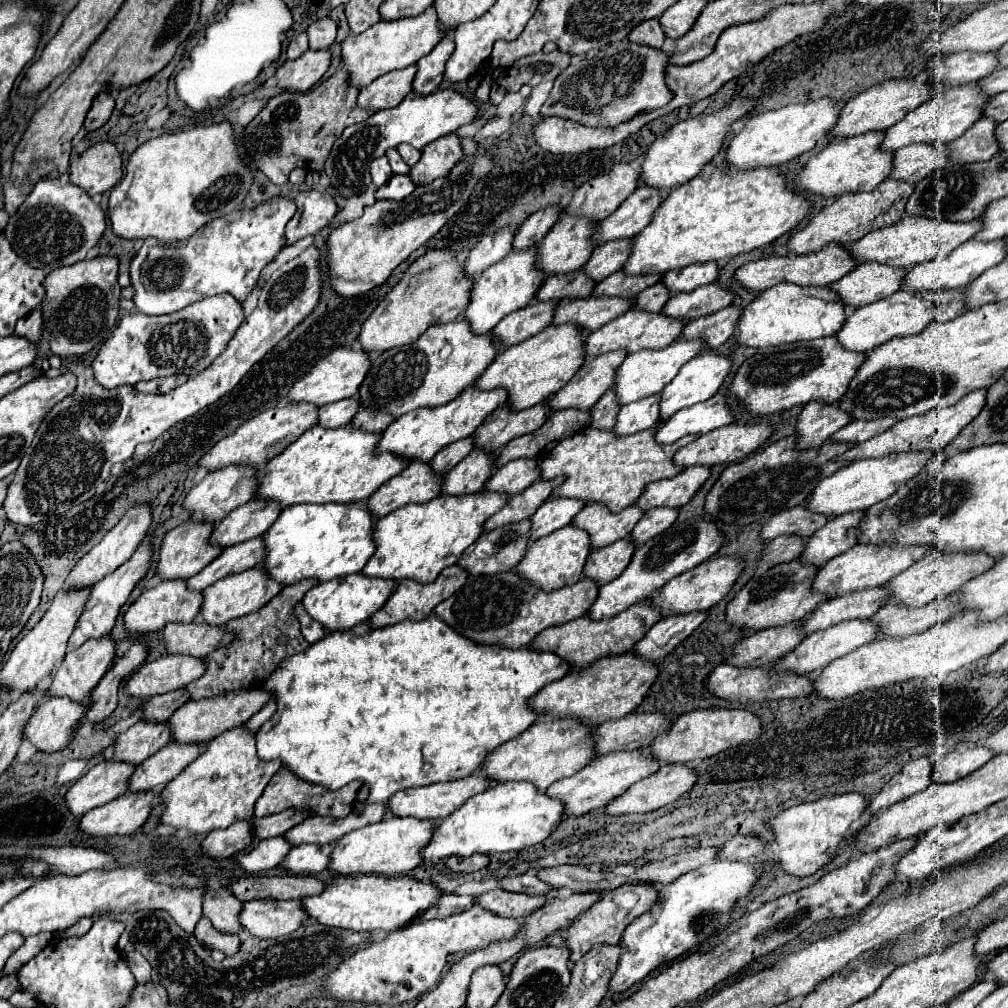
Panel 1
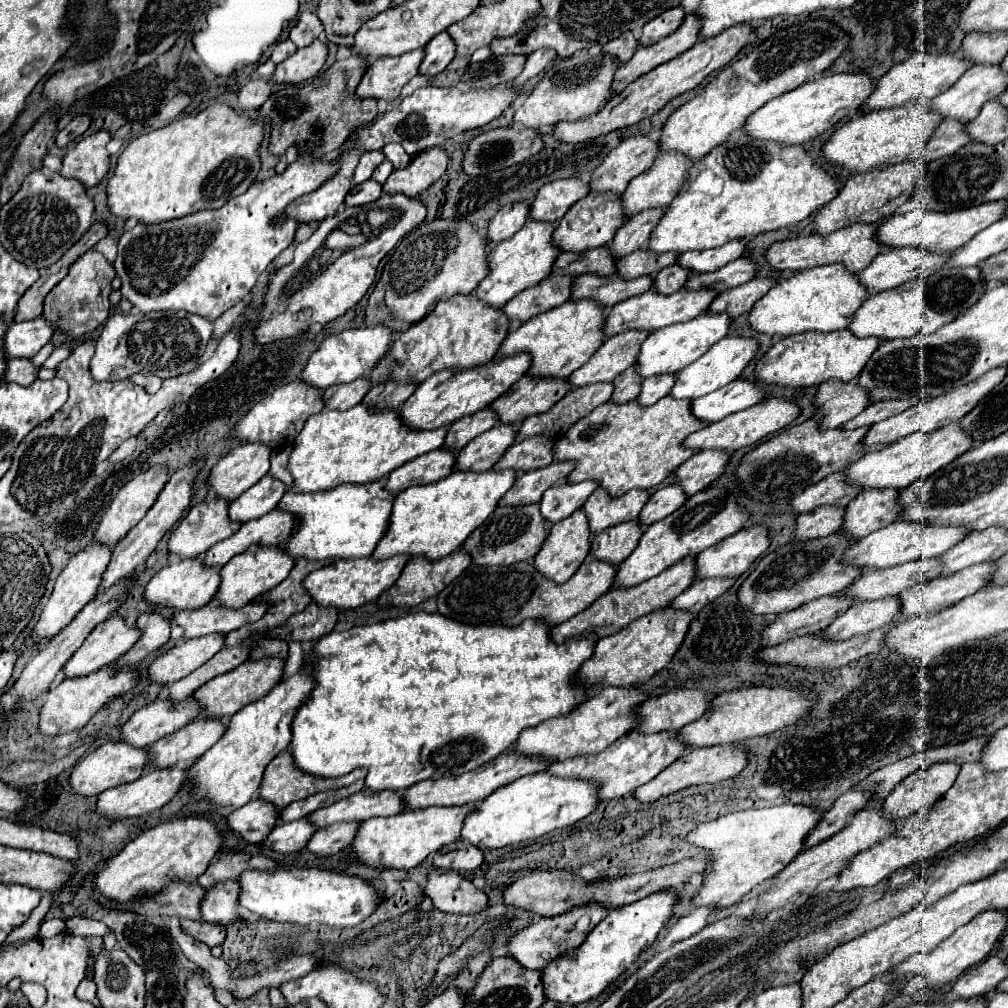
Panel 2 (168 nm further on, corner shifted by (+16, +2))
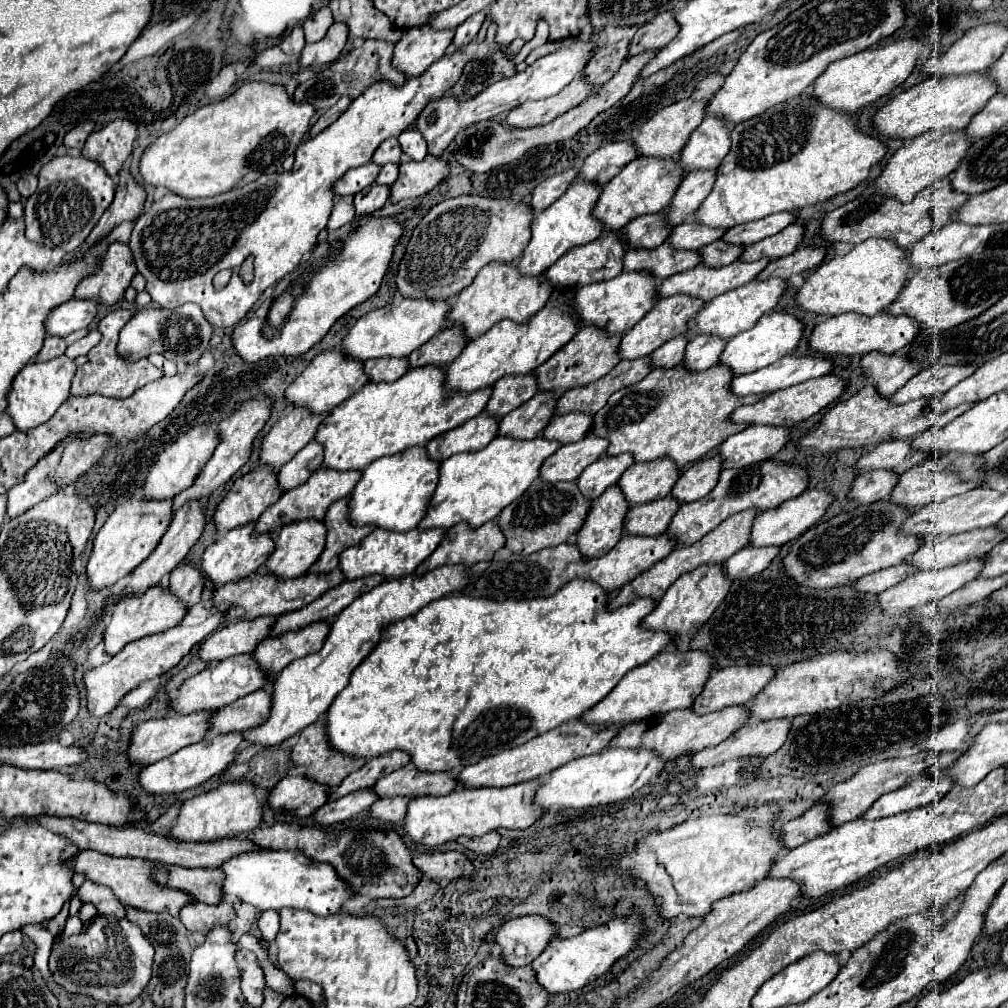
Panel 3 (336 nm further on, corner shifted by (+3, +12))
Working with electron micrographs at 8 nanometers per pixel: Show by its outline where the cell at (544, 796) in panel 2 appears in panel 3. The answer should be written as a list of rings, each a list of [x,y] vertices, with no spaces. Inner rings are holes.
[[[605,748],[593,756],[583,756],[571,760],[569,764],[553,770],[545,776],[545,784],[537,790],[535,802],[547,810],[561,808],[593,808],[605,806],[629,798],[635,790],[643,788],[647,782],[657,778],[665,768],[665,760],[649,748]]]

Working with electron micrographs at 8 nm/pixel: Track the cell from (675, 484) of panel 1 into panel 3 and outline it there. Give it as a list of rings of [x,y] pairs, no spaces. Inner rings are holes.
[[[749,426],[719,446],[723,468],[763,462],[779,454],[791,440],[791,426]]]

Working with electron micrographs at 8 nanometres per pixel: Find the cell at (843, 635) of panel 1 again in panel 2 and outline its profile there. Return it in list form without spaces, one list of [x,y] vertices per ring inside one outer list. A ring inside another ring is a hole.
[[[884,598],[874,602],[856,602],[844,614],[840,614],[830,626],[816,632],[826,642],[842,642],[854,636],[868,634],[882,626],[888,626],[896,618],[896,600]]]

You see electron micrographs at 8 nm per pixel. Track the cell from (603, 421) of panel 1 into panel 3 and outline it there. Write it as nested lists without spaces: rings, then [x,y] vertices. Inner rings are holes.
[[[683,336],[671,338],[669,342],[665,342],[661,348],[657,348],[653,352],[653,366],[673,368],[673,366],[681,364],[685,358],[685,346],[687,346],[687,338],[683,338]]]

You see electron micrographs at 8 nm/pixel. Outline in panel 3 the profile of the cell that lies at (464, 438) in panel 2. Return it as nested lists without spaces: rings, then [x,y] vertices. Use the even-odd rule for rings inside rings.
[[[511,374],[495,382],[493,396],[487,402],[485,412],[503,418],[511,410],[519,408],[523,402],[537,394],[537,376],[533,374]]]

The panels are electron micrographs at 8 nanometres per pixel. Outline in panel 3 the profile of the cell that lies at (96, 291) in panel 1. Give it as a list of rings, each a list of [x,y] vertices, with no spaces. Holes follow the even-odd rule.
[[[113,242],[103,254],[97,274],[79,282],[75,288],[75,298],[93,298],[105,306],[113,306],[123,298],[135,274],[137,266],[131,248],[127,244]]]

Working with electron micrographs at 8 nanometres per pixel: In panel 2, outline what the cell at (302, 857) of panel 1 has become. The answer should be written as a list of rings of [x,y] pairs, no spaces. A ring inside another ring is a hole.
[[[358,822],[334,824],[332,828],[314,832],[314,836],[306,844],[306,850],[318,858],[338,854],[344,848],[344,844],[348,844],[348,840],[352,840],[352,832],[356,832],[356,824]]]

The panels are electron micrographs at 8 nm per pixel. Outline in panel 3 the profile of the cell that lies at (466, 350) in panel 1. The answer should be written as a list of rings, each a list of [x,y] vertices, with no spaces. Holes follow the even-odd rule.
[[[489,262],[489,266],[485,266],[485,270],[477,274],[473,284],[459,292],[457,304],[453,304],[449,312],[447,328],[453,326],[453,322],[459,322],[465,328],[467,338],[473,340],[505,318],[519,324],[527,322],[533,314],[537,314],[547,304],[547,300],[551,298],[551,292],[553,292],[553,286],[549,286],[543,274],[525,276],[517,270],[513,262]]]

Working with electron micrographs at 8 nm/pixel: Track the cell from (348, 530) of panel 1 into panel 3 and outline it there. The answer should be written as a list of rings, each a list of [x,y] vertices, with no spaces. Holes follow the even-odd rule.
[[[413,446],[401,454],[385,456],[371,462],[363,470],[363,478],[351,492],[349,518],[355,526],[377,524],[379,528],[389,528],[397,532],[407,532],[417,528],[429,508],[429,498],[437,488],[441,462],[429,458],[425,446]]]

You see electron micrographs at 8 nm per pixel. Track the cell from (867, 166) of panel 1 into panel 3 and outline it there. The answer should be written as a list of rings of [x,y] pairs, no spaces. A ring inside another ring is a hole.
[[[971,72],[953,78],[951,76],[929,78],[901,92],[875,114],[877,132],[889,138],[909,140],[933,128],[953,128],[953,130],[965,128],[971,122],[971,118],[997,94],[997,84],[985,74],[987,72]]]

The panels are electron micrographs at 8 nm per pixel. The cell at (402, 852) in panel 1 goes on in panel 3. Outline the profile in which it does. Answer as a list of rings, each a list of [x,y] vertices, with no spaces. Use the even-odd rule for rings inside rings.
[[[529,780],[505,788],[459,788],[447,796],[421,796],[411,800],[405,816],[405,832],[413,842],[425,848],[435,848],[443,842],[455,840],[459,836],[483,836],[497,828],[525,830],[537,818],[541,818],[541,808],[533,804],[533,798],[541,786],[541,780]]]

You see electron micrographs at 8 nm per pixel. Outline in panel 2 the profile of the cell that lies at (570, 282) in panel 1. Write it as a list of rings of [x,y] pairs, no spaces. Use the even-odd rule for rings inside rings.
[[[602,248],[588,250],[584,254],[560,254],[552,264],[552,276],[580,276],[580,274],[596,274],[596,276],[612,276],[614,260]]]

